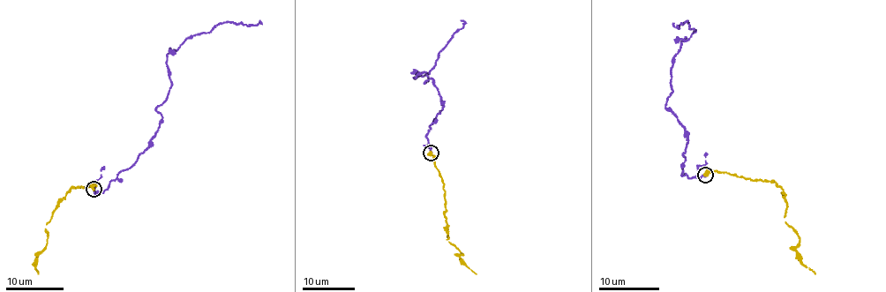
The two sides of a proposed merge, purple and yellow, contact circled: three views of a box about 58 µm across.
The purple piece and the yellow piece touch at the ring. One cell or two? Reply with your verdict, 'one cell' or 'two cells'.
one cell

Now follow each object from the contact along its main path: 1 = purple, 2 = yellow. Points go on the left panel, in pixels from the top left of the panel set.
1: (94, 189), (101, 192), (149, 146), (161, 119), (156, 108), (170, 88), (169, 53), (224, 22), (259, 22)
2: (94, 189), (92, 183), (71, 187), (54, 211), (47, 224), (47, 243), (35, 267), (39, 273)

